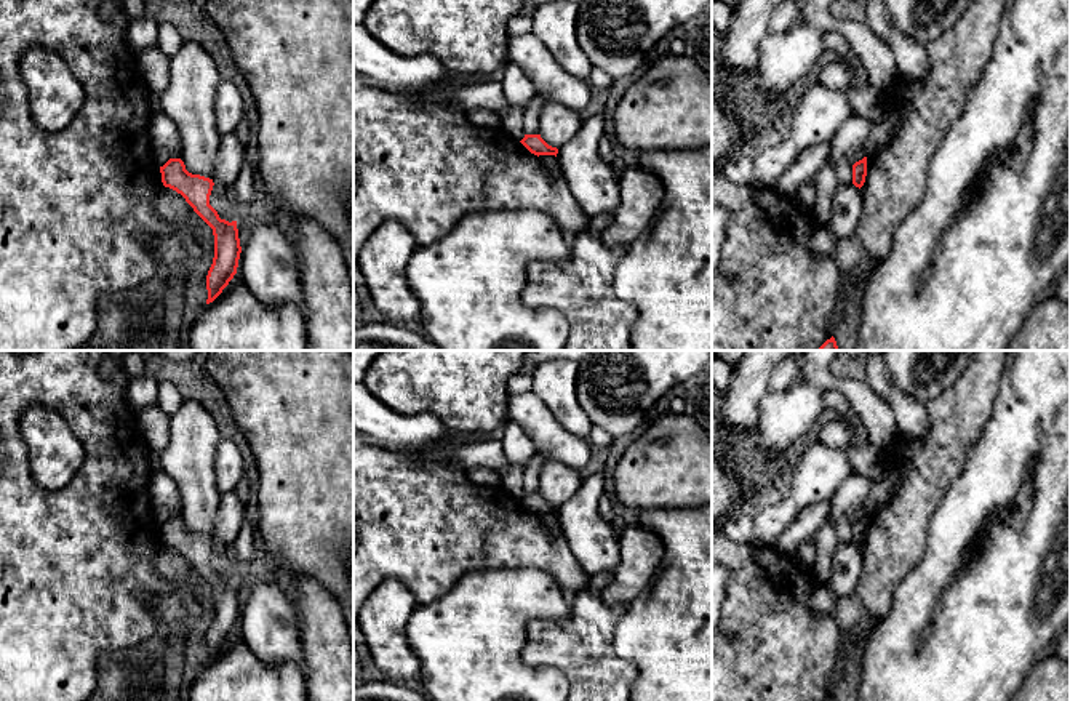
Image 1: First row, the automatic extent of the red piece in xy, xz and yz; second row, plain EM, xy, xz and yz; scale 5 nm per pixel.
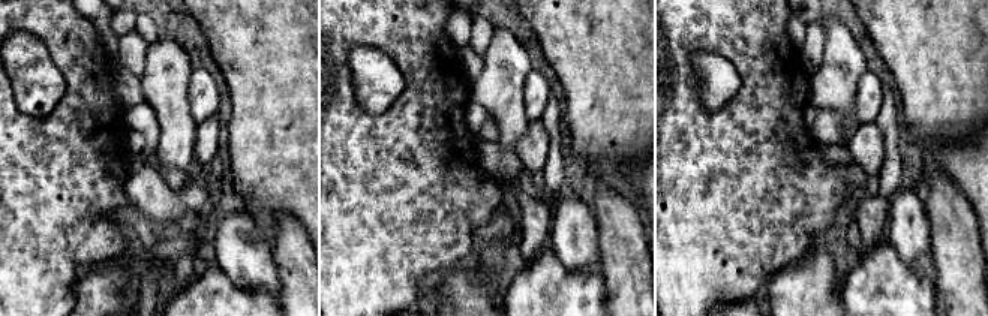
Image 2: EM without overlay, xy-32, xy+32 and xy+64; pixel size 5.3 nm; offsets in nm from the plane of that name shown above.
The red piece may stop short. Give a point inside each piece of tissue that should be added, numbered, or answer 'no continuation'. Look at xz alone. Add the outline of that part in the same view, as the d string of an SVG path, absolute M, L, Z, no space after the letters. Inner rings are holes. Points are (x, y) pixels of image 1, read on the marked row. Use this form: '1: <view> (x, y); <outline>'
no continuation

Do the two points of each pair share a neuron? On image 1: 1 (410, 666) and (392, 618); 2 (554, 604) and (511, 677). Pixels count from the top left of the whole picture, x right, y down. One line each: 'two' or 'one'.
1: one
2: one

